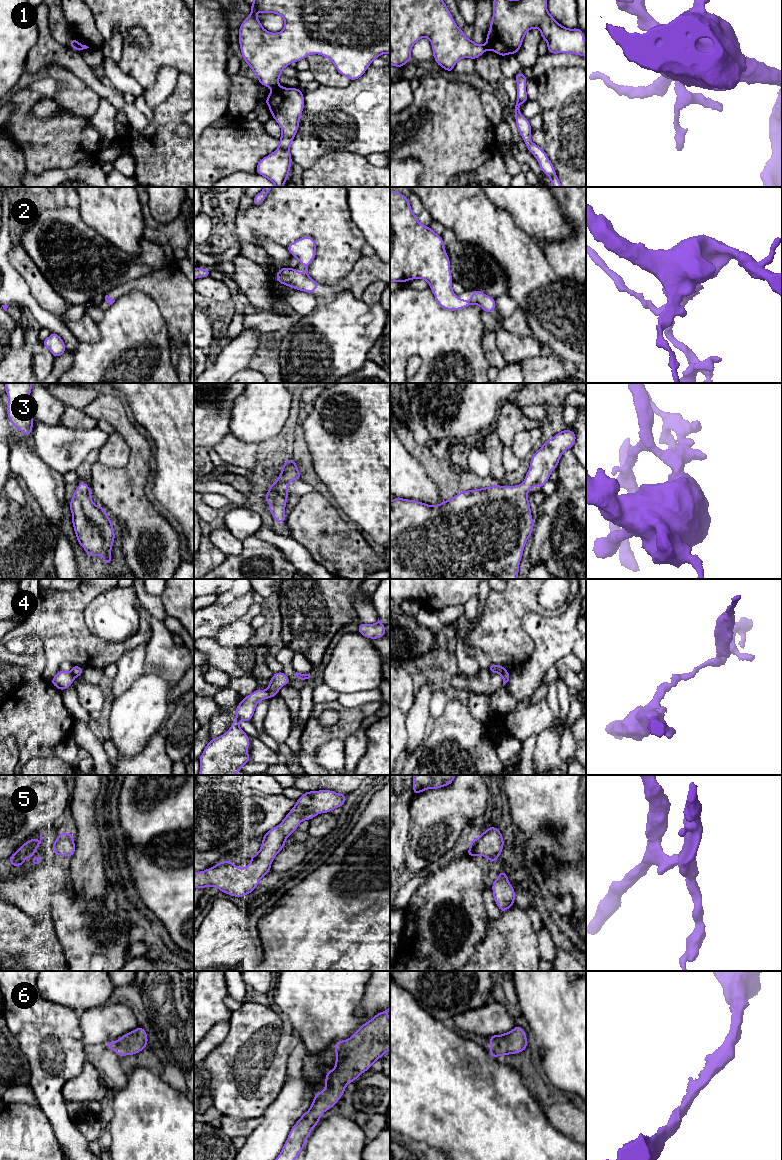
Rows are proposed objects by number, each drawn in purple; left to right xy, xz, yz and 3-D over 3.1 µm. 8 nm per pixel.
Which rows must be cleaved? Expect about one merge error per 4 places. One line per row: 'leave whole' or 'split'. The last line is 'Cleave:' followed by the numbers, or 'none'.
1: split
2: leave whole
3: leave whole
4: split
5: leave whole
6: leave whole
Cleave: 1, 4

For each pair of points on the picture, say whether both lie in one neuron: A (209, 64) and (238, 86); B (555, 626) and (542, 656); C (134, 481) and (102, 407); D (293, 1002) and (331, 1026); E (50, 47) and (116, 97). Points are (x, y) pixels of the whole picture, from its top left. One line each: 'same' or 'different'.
A: different
B: same
C: same
D: same
E: same

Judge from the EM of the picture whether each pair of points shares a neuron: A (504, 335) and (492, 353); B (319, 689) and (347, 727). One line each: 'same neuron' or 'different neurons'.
A: different neurons
B: different neurons

